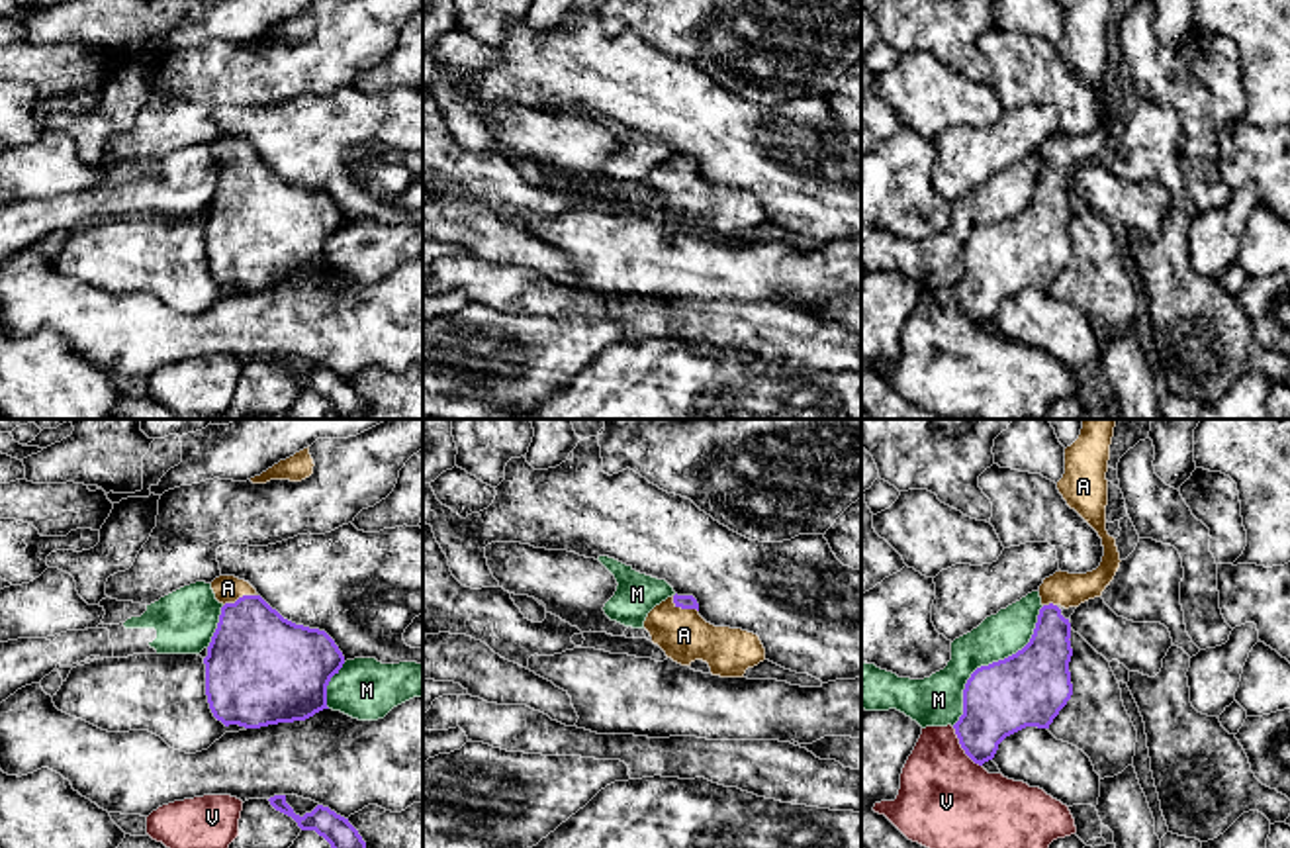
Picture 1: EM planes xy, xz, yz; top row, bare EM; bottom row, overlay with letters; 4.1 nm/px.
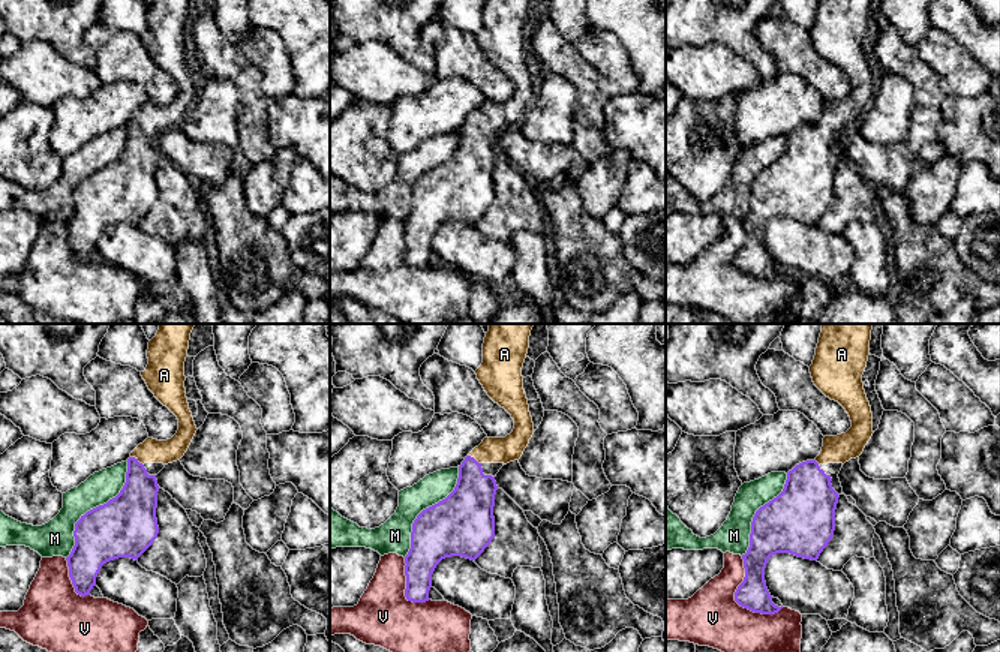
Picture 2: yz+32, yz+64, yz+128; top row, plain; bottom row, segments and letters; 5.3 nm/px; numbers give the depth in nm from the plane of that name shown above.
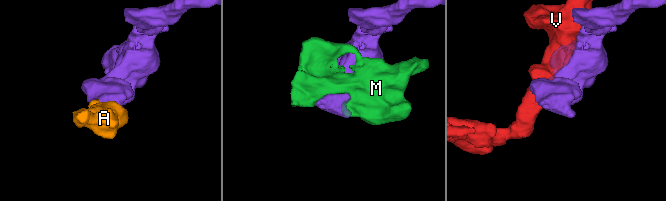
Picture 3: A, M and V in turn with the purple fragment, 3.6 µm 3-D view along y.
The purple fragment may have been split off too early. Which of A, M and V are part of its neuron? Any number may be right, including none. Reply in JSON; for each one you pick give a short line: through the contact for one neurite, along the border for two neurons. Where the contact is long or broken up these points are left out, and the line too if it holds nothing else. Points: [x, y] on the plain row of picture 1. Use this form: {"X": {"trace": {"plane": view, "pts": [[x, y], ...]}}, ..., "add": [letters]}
{"add": ["A"]}

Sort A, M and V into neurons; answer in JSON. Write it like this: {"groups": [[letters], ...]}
{"groups": [["A"], ["M"], ["V"]]}

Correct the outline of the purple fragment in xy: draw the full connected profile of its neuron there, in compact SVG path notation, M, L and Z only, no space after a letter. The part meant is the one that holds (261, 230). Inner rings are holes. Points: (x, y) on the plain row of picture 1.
M219 137L211 151L223 166L204 219L213 278L260 290L329 270L327 247L345 225L335 202L284 180L245 141Z

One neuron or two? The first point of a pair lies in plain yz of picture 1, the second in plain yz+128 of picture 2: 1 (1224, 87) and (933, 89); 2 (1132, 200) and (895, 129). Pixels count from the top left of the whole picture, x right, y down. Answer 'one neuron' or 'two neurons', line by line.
1: two neurons
2: two neurons

